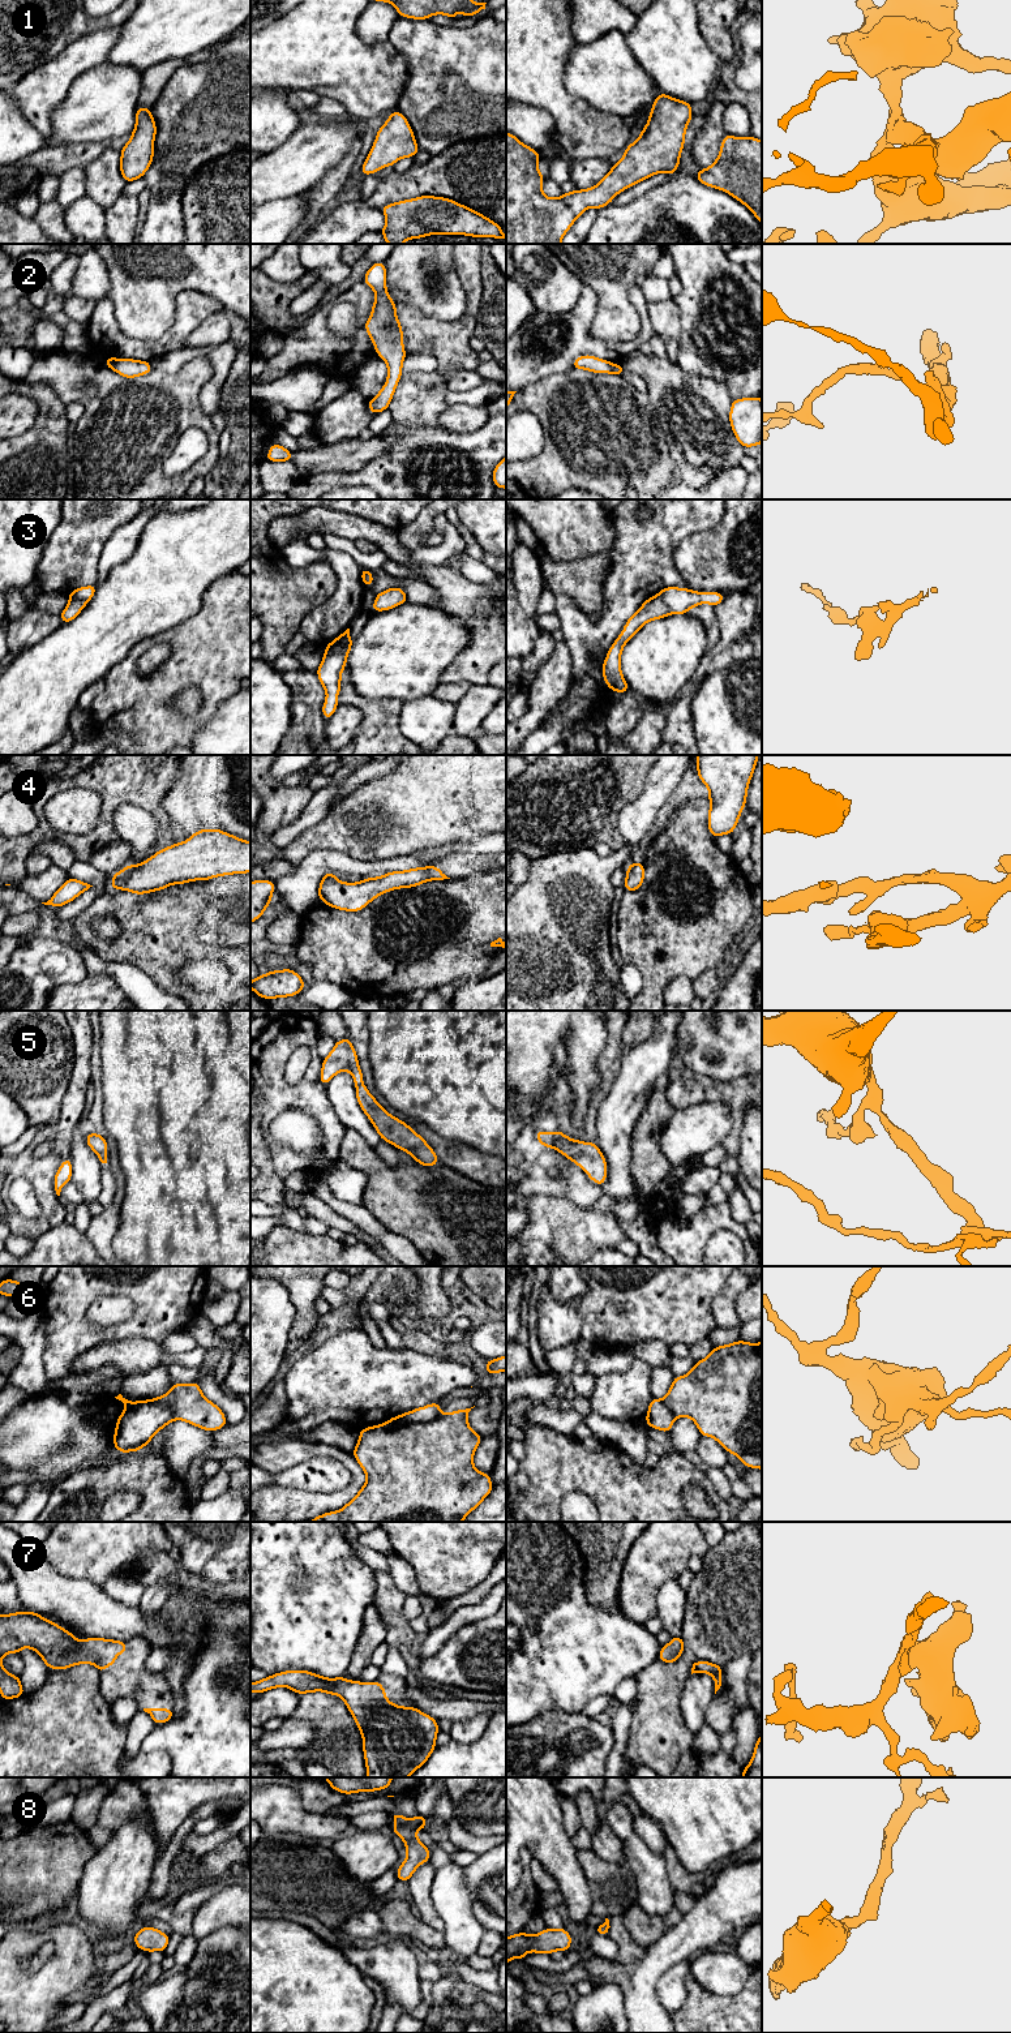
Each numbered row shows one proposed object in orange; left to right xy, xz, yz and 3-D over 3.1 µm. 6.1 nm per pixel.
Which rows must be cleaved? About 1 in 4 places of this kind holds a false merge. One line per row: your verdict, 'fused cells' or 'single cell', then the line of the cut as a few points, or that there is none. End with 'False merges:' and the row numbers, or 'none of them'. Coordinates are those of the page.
1: single cell; no cut
2: single cell; no cut
3: fused cells; cut in xz along (351, 638), (341, 651), (325, 653)
4: single cell; no cut
5: single cell; no cut
6: fused cells; cut in xz along (441, 1414), (425, 1422), (401, 1427), (386, 1427), (384, 1424)
7: single cell; no cut
8: single cell; no cut
False merges: 3, 6

